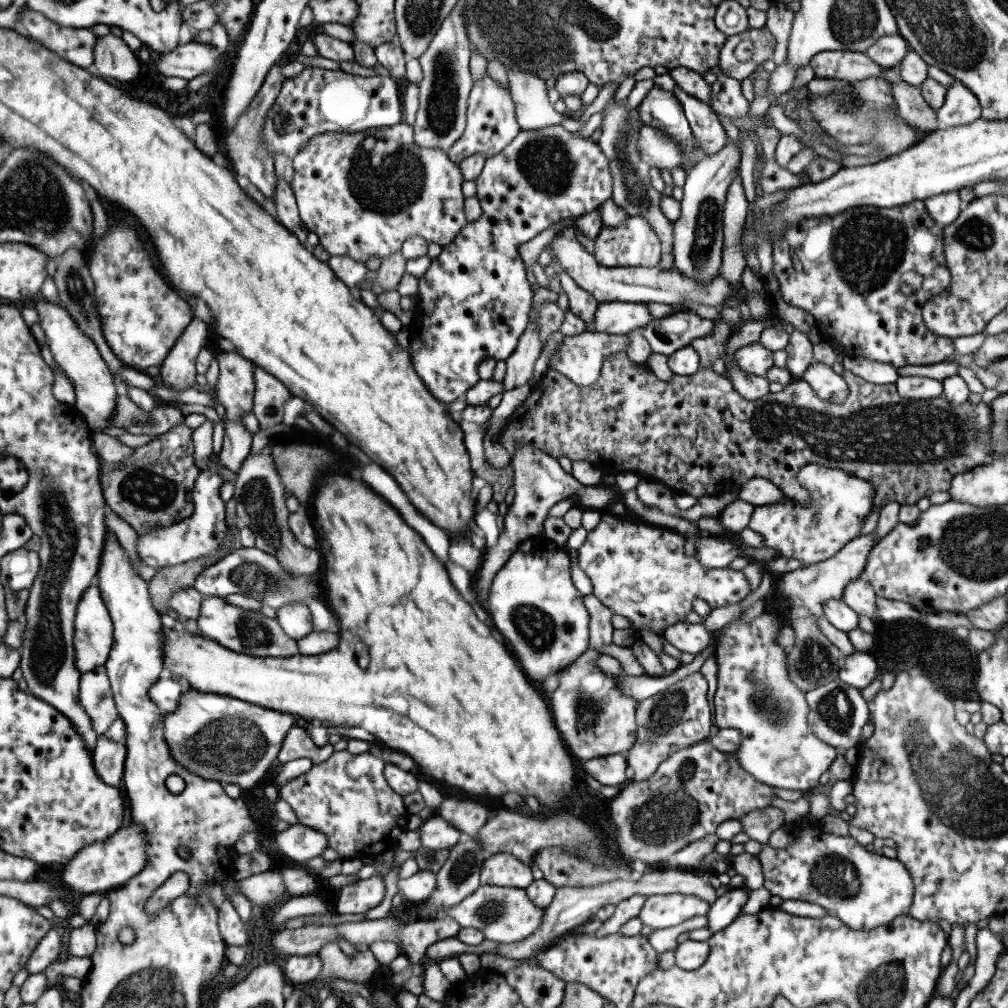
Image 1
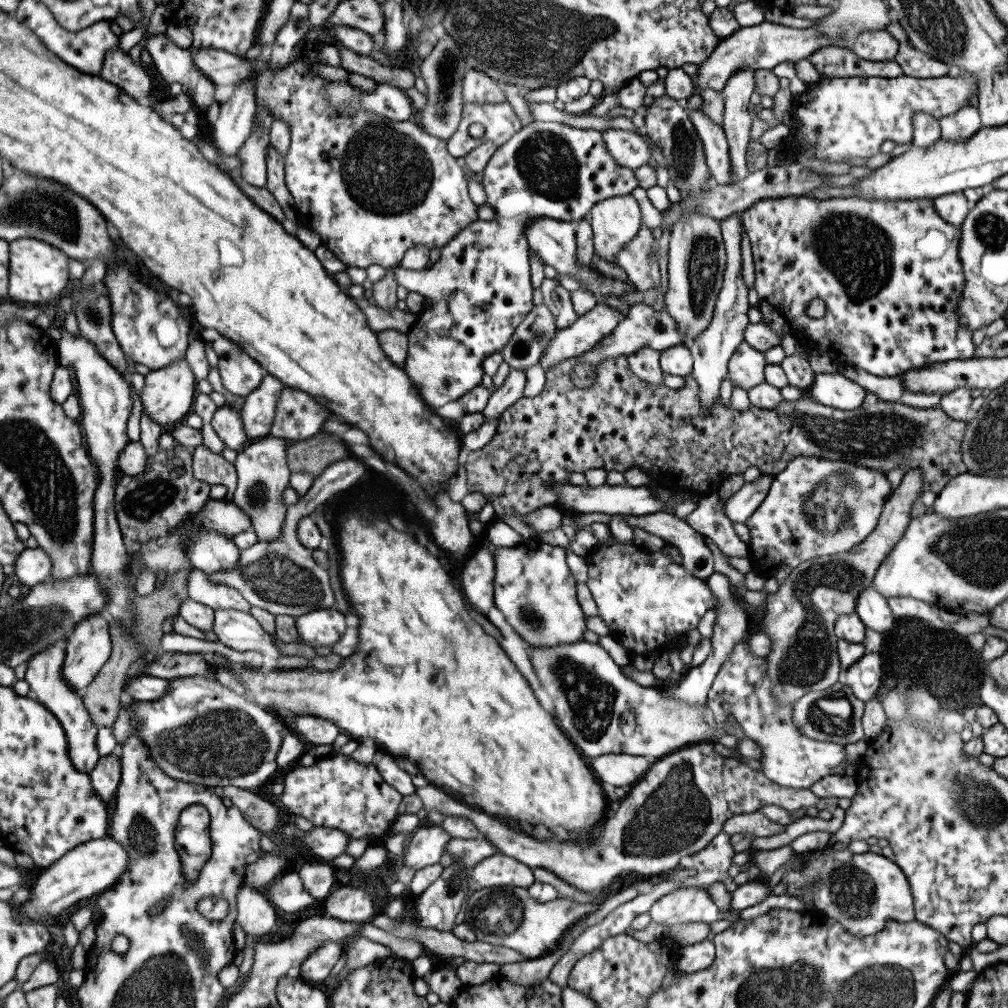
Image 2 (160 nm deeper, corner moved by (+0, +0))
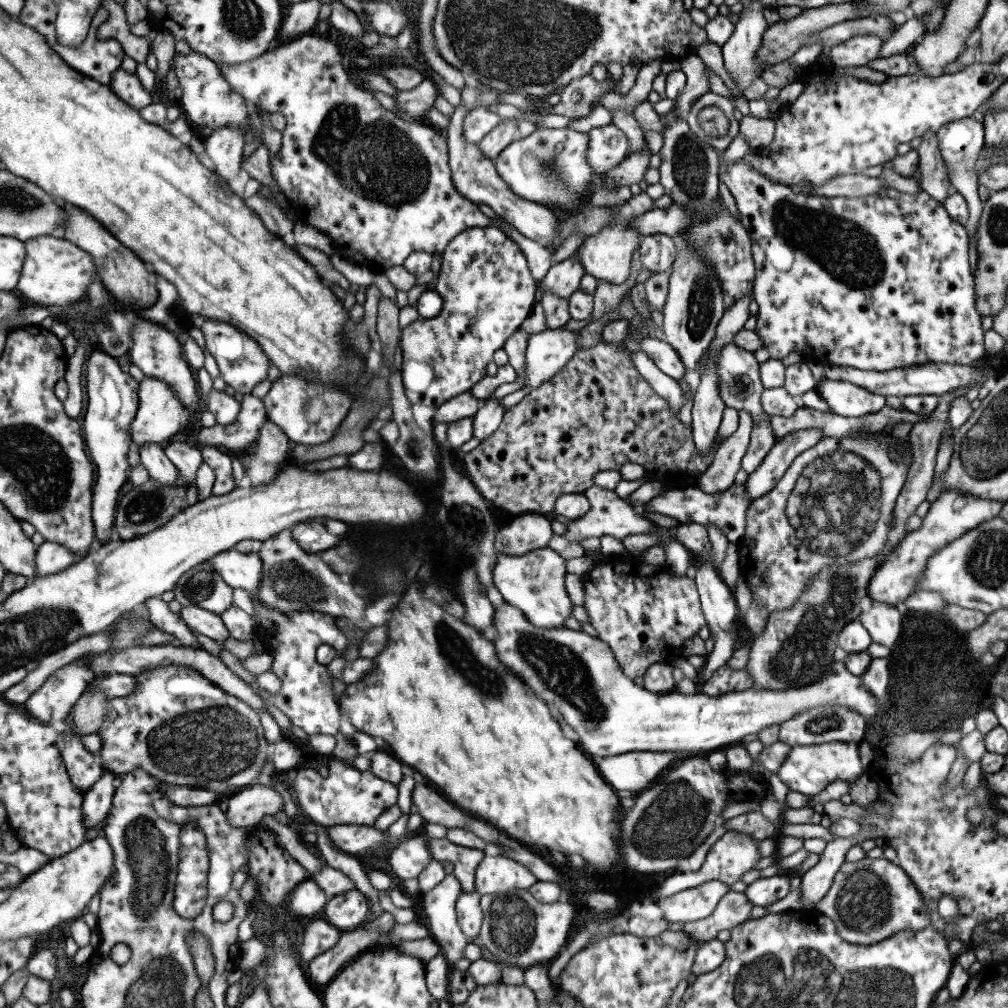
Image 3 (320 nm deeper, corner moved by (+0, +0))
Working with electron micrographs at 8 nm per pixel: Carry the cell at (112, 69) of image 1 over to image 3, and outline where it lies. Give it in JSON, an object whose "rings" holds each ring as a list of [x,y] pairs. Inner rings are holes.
{"rings":[[[120,68],[112,72],[110,89],[117,98],[137,111],[152,103],[148,90],[141,86],[135,74]]]}

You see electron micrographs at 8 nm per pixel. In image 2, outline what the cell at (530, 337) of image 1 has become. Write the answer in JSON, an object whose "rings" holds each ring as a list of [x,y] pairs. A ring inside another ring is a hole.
{"rings":[[[511,368],[503,384],[490,393],[482,415],[489,421],[490,418],[499,418],[501,413],[518,398],[523,397],[524,373],[516,368]]]}

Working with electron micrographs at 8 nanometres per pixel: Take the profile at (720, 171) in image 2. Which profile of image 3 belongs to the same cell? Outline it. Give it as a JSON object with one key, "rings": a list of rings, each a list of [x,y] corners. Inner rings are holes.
{"rings":[[[722,151],[719,152],[719,161],[718,161],[718,179],[721,183],[723,183],[728,191],[731,193],[731,196],[734,198],[734,203],[736,210],[739,214],[739,223],[740,226],[745,229],[745,232],[748,234],[748,238],[750,240],[750,252],[751,258],[754,262],[755,274],[753,276],[753,287],[752,287],[752,300],[755,300],[758,311],[755,315],[755,324],[754,331],[757,333],[759,339],[761,339],[761,347],[767,350],[769,353],[769,359],[772,360],[783,360],[785,356],[790,353],[795,353],[800,356],[800,354],[804,352],[808,352],[815,358],[819,358],[819,360],[825,365],[839,365],[839,366],[848,366],[854,369],[859,370],[874,370],[883,372],[886,370],[893,370],[897,368],[905,369],[909,368],[913,365],[925,365],[926,363],[933,362],[943,362],[945,364],[970,364],[973,362],[977,362],[983,360],[985,355],[985,350],[983,347],[983,333],[984,331],[981,329],[981,316],[979,316],[978,312],[975,308],[974,301],[974,284],[973,284],[973,275],[972,275],[972,255],[968,252],[970,249],[969,237],[967,237],[966,229],[963,225],[957,224],[954,222],[949,216],[947,216],[945,210],[943,210],[942,206],[936,200],[933,200],[926,192],[919,191],[917,195],[909,195],[908,193],[899,192],[899,197],[893,199],[889,197],[877,197],[877,195],[869,195],[869,196],[859,196],[859,197],[822,197],[822,196],[813,196],[813,195],[803,195],[801,193],[794,193],[791,188],[788,186],[774,183],[770,181],[768,178],[765,178],[762,174],[755,172],[752,168],[749,168],[744,160],[741,158],[734,160],[733,162],[728,162],[728,164],[724,164],[722,162]]]}

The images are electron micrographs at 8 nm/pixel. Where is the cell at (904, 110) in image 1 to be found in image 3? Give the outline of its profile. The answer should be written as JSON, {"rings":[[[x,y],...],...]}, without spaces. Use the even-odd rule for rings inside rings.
{"rings":[[[928,130],[921,136],[921,143],[916,148],[918,154],[918,187],[941,205],[953,191],[944,171],[944,162],[940,157],[936,132]]]}

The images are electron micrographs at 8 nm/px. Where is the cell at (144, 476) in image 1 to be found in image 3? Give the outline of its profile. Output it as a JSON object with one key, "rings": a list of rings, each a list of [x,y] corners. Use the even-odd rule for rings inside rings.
{"rings":[[[180,474],[169,487],[161,487],[161,484],[152,478],[138,486],[127,485],[118,497],[113,513],[113,528],[117,532],[117,538],[124,541],[139,538],[159,528],[185,507],[195,504],[198,497],[194,484],[185,484]]]}

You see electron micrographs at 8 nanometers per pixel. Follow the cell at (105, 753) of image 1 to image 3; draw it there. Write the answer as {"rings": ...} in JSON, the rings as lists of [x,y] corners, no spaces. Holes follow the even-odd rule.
{"rings":[[[103,770],[99,780],[83,794],[81,805],[83,825],[92,829],[109,812],[113,791],[117,787],[118,777],[111,771]]]}

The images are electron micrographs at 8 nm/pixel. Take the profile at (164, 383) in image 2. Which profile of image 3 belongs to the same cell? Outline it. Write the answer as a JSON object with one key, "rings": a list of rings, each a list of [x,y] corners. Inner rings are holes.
{"rings":[[[144,376],[138,382],[138,407],[129,425],[130,440],[139,447],[150,442],[161,444],[169,441],[177,430],[183,428],[186,418],[187,414],[174,390],[158,378]]]}

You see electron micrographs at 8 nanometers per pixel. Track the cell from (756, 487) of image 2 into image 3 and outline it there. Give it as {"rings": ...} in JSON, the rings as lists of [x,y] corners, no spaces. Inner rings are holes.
{"rings":[[[808,428],[796,430],[776,440],[743,484],[750,502],[774,488],[794,457],[815,446],[822,436],[820,428]]]}

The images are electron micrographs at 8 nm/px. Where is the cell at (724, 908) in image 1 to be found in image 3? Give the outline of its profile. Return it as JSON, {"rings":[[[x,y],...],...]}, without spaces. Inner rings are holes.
{"rings":[[[780,873],[770,877],[759,877],[747,884],[743,893],[752,905],[767,906],[781,900],[793,885],[787,875]]]}

